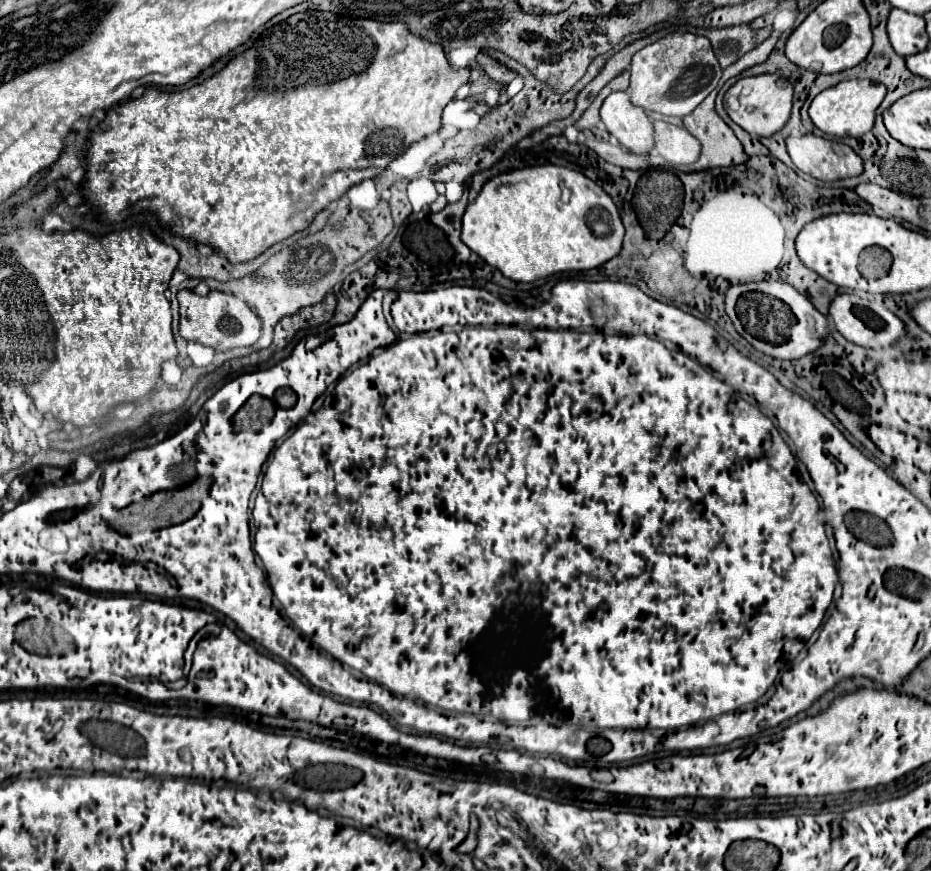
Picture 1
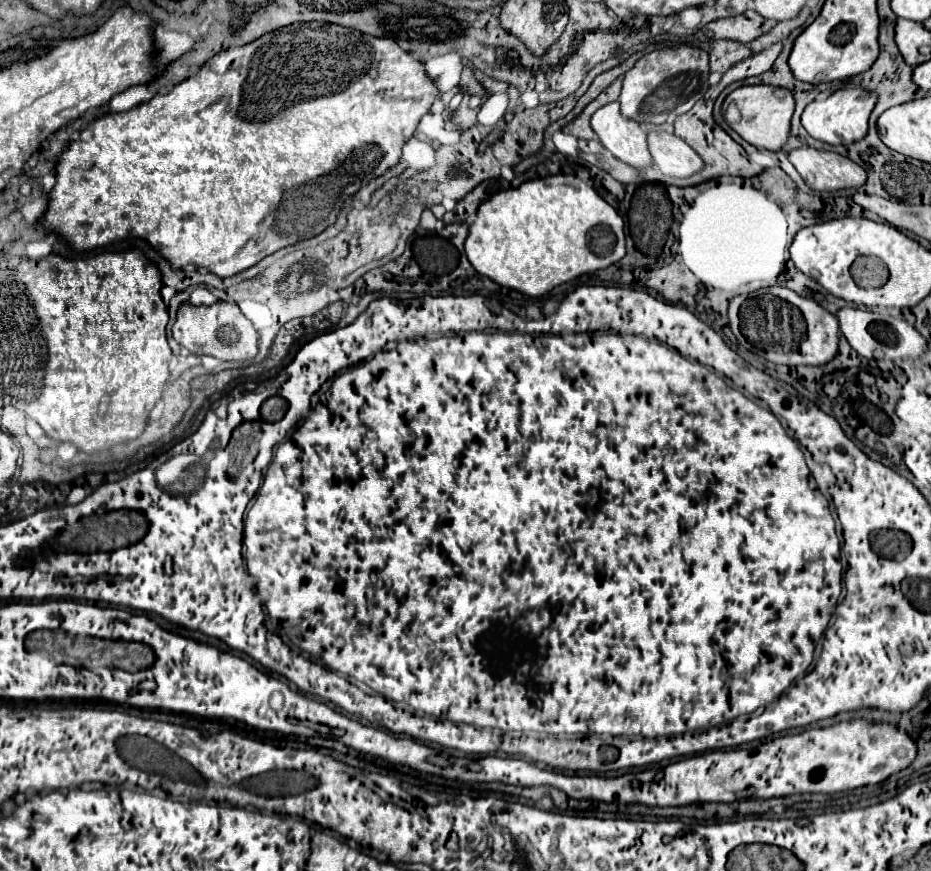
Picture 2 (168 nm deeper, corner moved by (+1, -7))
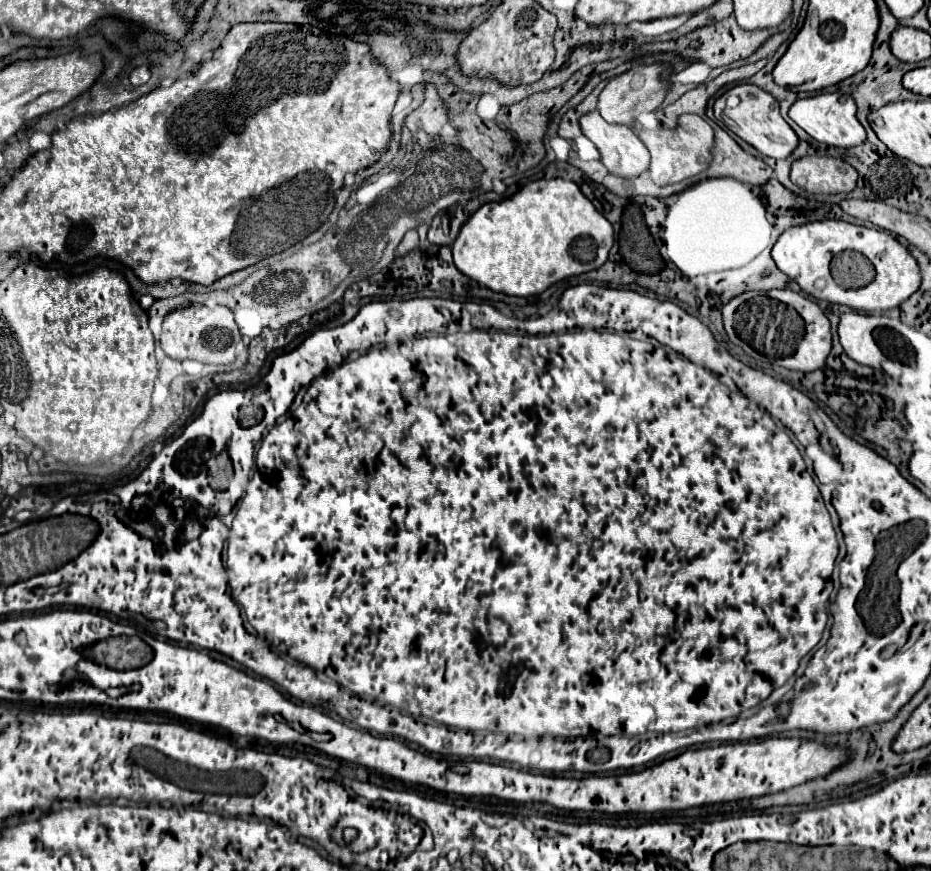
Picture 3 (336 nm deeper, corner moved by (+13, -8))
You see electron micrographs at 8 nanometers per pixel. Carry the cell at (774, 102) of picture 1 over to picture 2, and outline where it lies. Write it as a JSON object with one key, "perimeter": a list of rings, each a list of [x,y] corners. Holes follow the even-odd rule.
{"perimeter":[[[741,86],[733,90],[723,103],[723,114],[729,126],[749,144],[759,150],[777,152],[787,144],[791,132],[791,116],[793,116],[793,96],[787,88],[777,86]]]}

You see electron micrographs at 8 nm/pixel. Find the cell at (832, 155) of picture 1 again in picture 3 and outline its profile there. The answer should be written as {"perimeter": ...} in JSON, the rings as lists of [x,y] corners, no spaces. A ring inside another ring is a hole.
{"perimeter":[[[815,155],[793,161],[791,181],[807,193],[849,193],[857,183],[857,173],[843,159]]]}

